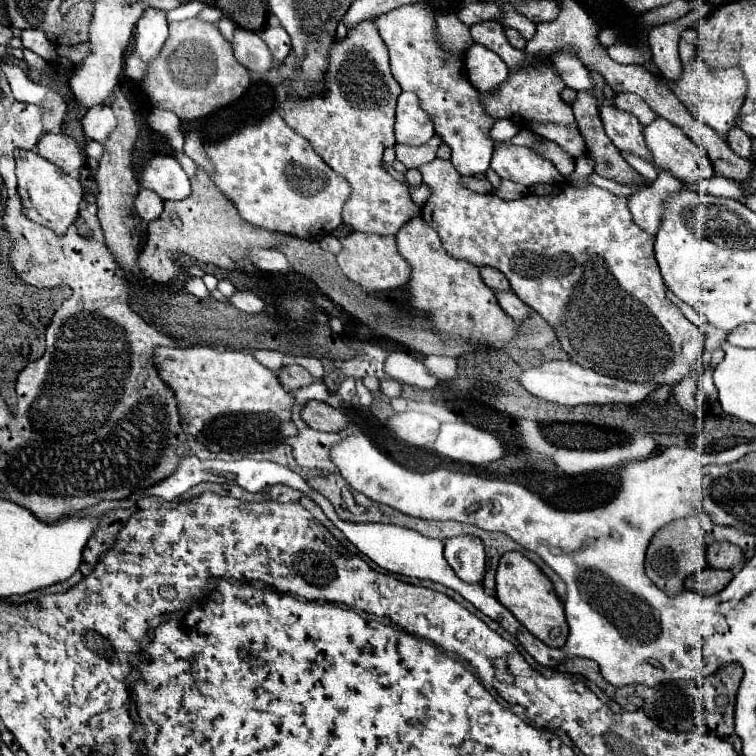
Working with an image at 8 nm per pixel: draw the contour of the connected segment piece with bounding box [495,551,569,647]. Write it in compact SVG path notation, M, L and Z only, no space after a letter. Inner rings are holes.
M505 553L497 567L497 599L505 605L515 619L535 637L539 637L549 647L563 647L569 635L569 627L563 613L563 603L557 599L551 581L541 573L541 569L521 553Z

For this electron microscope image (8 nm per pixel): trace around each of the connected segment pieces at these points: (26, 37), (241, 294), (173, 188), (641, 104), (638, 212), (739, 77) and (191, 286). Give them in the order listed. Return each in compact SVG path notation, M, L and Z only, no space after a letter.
M27 29L21 33L21 41L23 41L23 47L35 51L37 55L41 55L43 59L47 61L55 61L57 59L57 49L55 45L45 37L43 31L39 29Z
M237 291L229 301L231 301L231 305L235 305L237 309L241 309L245 313L261 313L267 307L267 303L263 299L259 299L253 293L247 293L247 291Z
M153 157L141 175L141 187L155 191L161 199L185 199L191 195L191 183L175 157Z
M617 93L615 105L621 107L623 111L633 113L633 115L641 121L641 125L647 125L649 121L653 121L653 117L657 117L657 115L651 111L651 107L649 107L641 97L637 97L637 95L633 95L633 93Z
M659 171L657 179L641 191L635 191L629 197L629 207L633 213L633 219L639 227L645 231L657 231L661 217L665 213L665 199L673 193L679 193L683 189L683 183L675 181L668 171Z
M695 55L691 67L683 69L681 79L675 83L673 93L679 97L679 101L703 123L707 123L709 127L713 127L717 133L727 135L727 131L735 125L735 117L739 113L743 95L745 95L745 79L741 69L733 67L733 69L723 69L717 73L711 73L703 59L699 55Z
M191 277L191 279L187 279L185 287L187 287L189 293L193 293L193 295L199 297L199 299L211 299L211 293L207 291L205 283L201 281L201 277Z

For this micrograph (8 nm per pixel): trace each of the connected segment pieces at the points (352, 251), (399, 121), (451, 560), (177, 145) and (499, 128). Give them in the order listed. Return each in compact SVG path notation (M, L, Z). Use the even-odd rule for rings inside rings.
M351 233L343 237L341 243L343 243L343 251L337 255L337 263L343 269L343 273L351 281L359 283L363 289L387 291L407 283L407 273L411 273L411 265L399 253L397 241L393 235L381 237L381 235L369 235L369 233ZM391 273L395 273L395 277ZM393 279L395 279L395 285L393 285Z
M403 91L397 103L395 139L403 145L423 145L435 135L431 117L423 111L413 91Z
M459 535L445 541L445 559L465 583L481 583L485 575L485 547L479 537Z
M153 109L149 115L149 125L153 131L165 135L169 139L169 145L177 153L183 153L183 133L179 129L181 121L179 121L179 117L175 117L175 113L169 113L163 109Z
M495 121L491 125L491 131L489 131L489 137L495 141L495 143L503 143L503 141L511 141L517 133L519 133L519 125L513 125L513 121Z

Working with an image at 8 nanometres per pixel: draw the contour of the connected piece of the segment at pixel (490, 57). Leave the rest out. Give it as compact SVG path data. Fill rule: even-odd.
M474 43L467 51L467 73L471 77L473 87L481 91L495 89L499 81L503 81L509 73L505 61L483 45Z

